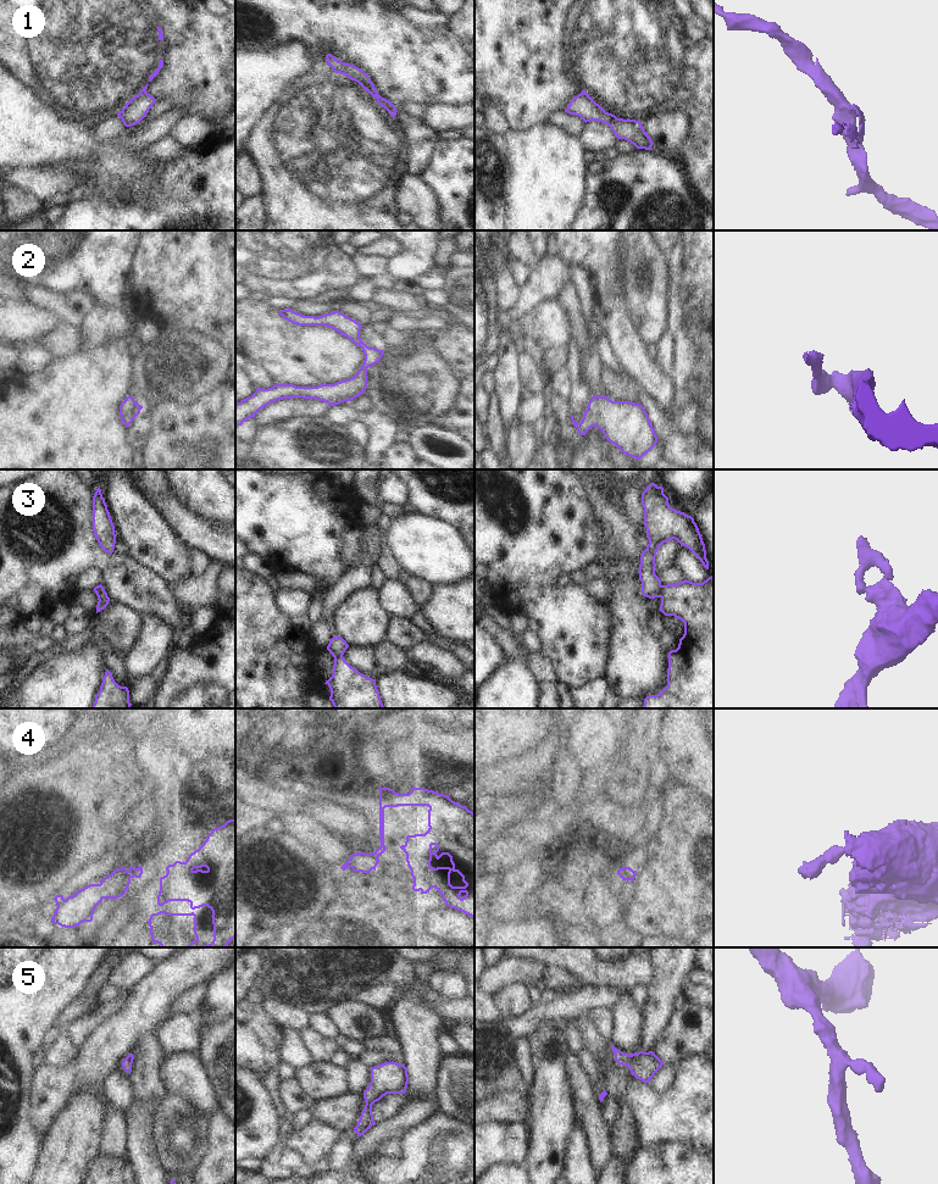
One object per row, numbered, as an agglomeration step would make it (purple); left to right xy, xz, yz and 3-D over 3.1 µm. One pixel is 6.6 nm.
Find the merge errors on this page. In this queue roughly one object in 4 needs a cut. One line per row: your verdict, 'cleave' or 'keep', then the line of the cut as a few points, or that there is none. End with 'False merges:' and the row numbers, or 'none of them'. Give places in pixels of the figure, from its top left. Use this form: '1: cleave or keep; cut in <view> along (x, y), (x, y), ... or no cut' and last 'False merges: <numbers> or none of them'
1: cleave; cut in xy along (145, 92), (131, 100)
2: keep; no cut
3: cleave; cut in yz along (662, 585), (659, 596)
4: cleave; cut in xz along (373, 852), (378, 856)
5: keep; no cut
False merges: 1, 3, 4

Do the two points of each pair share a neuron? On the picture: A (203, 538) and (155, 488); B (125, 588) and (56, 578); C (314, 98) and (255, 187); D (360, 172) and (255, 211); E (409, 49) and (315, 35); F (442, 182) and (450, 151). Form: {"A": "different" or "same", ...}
{"A": "same", "B": "same", "C": "different", "D": "different", "E": "same", "F": "same"}

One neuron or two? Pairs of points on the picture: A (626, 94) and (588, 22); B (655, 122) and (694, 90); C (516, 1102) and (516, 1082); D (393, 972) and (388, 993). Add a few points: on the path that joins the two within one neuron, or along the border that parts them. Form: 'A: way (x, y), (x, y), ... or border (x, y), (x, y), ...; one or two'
A: way (626, 76), (626, 60), (606, 40); one
B: border (640, 122), (650, 114), (681, 109), (690, 128); two
C: border (526, 1095), (503, 1091), (488, 1098); two
D: border (362, 990), (381, 984), (394, 984), (400, 996); two

